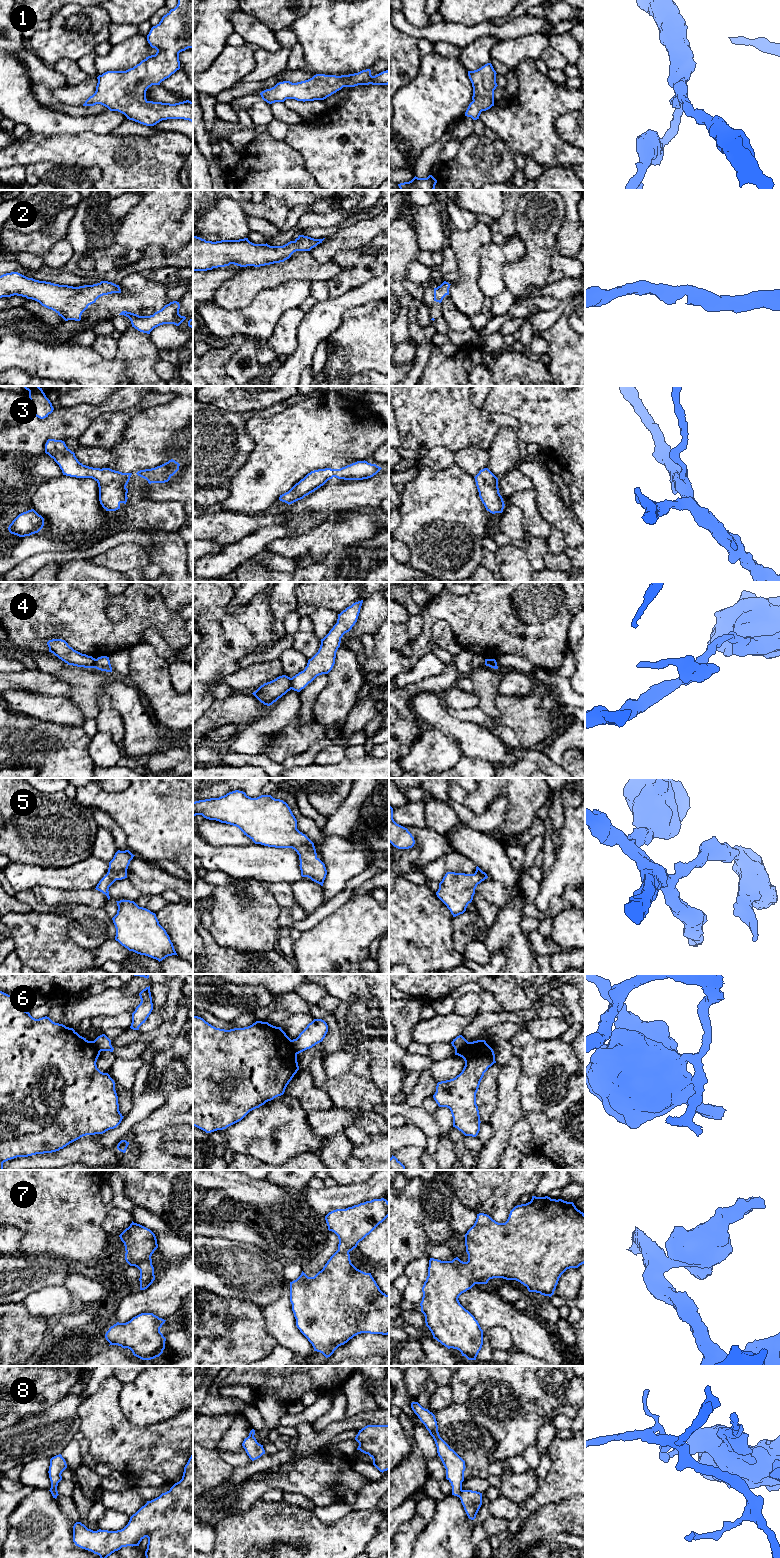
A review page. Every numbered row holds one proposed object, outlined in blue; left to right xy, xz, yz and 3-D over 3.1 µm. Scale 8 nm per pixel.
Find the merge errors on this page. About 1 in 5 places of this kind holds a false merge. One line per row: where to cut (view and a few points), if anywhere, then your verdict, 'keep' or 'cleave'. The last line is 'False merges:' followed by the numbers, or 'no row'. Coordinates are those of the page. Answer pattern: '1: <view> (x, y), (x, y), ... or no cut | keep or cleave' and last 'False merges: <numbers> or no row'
1: no cut | keep
2: no cut | keep
3: no cut | keep
4: xz (291, 678), (292, 688) | cleave
5: no cut | keep
6: yz (468, 1042), (464, 1047), (455, 1050) | cleave
7: no cut | keep
8: yz (462, 1490), (458, 1496) | cleave
False merges: 4, 6, 8

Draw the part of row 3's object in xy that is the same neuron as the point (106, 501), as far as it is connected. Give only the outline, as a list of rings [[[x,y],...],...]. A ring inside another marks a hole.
[[[48,439],[45,453],[59,465],[63,475],[94,479],[99,487],[100,504],[106,511],[116,511],[120,509],[121,503],[126,504],[128,499],[126,486],[132,473],[83,465],[62,440]]]

